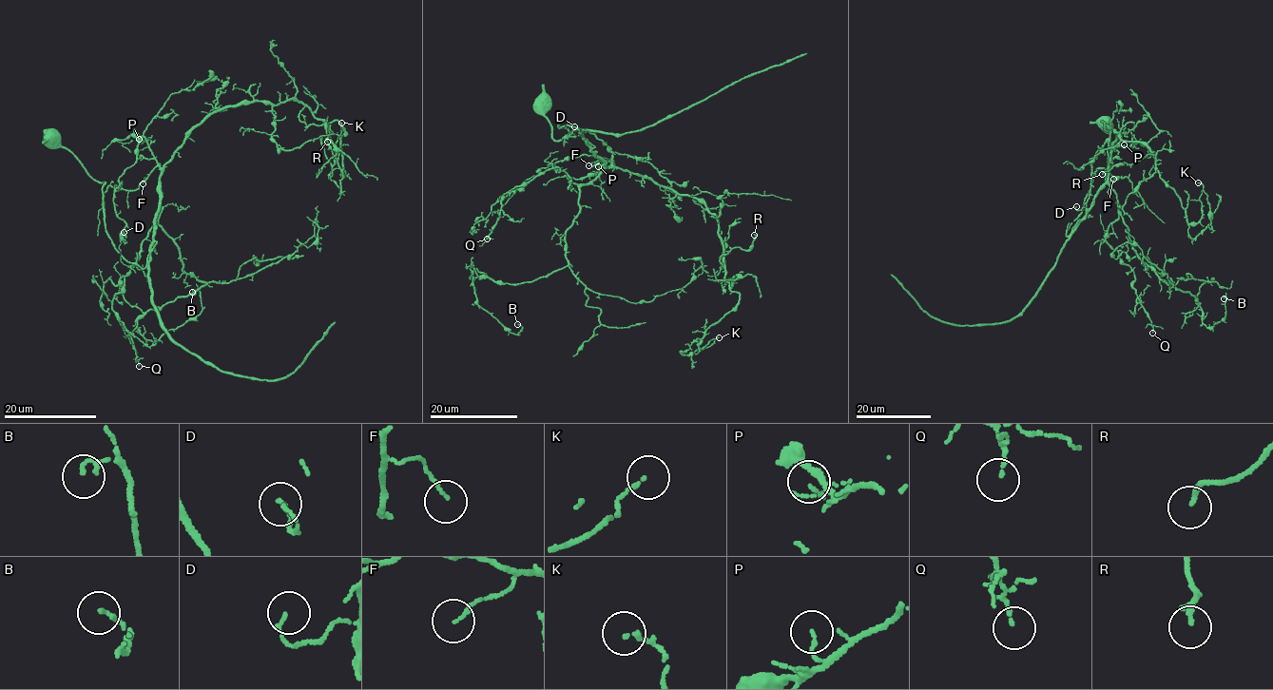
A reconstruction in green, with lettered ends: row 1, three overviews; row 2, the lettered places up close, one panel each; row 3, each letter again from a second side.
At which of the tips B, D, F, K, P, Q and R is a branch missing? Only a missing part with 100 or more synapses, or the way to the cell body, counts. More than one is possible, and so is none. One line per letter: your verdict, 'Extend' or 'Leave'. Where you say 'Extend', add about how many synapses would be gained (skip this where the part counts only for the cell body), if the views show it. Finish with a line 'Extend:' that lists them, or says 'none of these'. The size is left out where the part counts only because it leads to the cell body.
B: Leave
D: Leave
F: Leave
K: Leave
P: Leave
Q: Leave
R: Leave
Extend: none of these

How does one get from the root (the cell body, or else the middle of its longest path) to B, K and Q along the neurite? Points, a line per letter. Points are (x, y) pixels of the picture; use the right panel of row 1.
B: (1106, 122), (1112, 166), (1067, 236), (1108, 184), (1134, 252), (1197, 298), (1207, 328), (1224, 298)
K: (1106, 122), (1112, 166), (1067, 236), (1107, 180), (1114, 132), (1149, 146), (1193, 239), (1211, 221), (1198, 182)
Q: (1106, 122), (1112, 166), (1096, 170), (1066, 233), (1108, 184), (1119, 214), (1106, 240), (1133, 271), (1152, 333)

